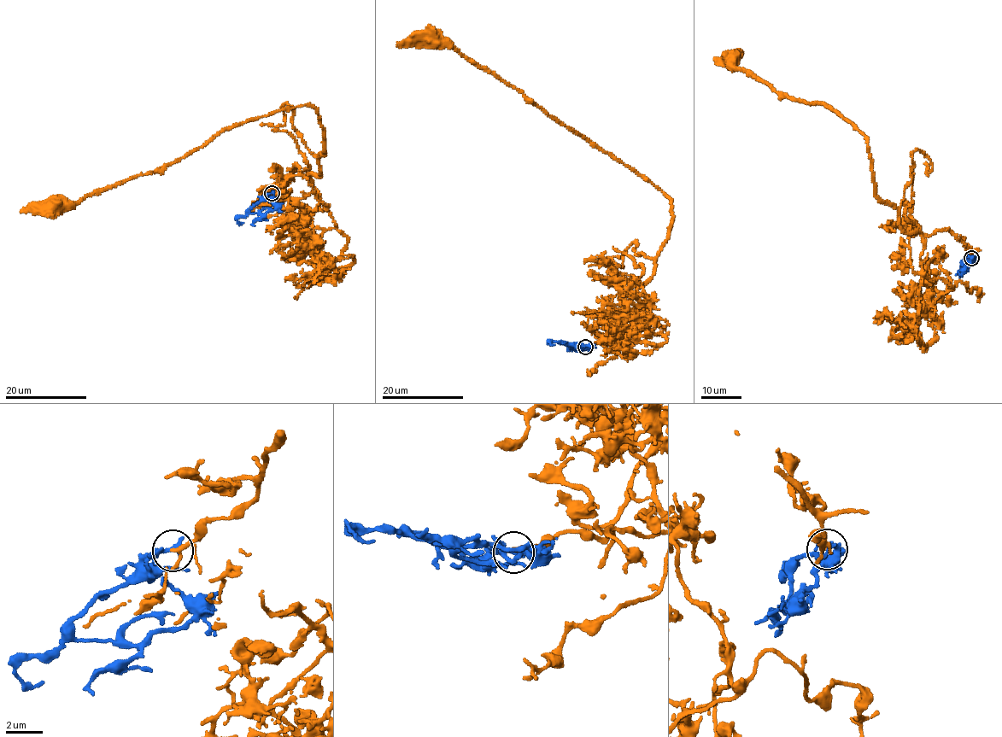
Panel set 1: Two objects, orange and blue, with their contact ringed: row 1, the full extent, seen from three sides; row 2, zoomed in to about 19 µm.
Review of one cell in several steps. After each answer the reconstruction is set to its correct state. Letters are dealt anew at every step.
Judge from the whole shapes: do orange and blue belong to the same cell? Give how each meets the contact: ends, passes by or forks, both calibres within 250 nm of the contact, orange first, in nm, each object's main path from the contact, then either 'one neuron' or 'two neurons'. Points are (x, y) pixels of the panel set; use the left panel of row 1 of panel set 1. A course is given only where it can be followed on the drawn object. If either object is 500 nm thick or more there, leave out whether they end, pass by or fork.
orange passes by; blue ends; calibres 160 and 320 nm; course orange (271, 194), (295, 165), (305, 177), (321, 173), (313, 107), (225, 127), (156, 170), (55, 205); course blue (272, 193), (266, 197), (272, 201), (275, 208), (260, 213), (263, 208), (272, 207); one neuron

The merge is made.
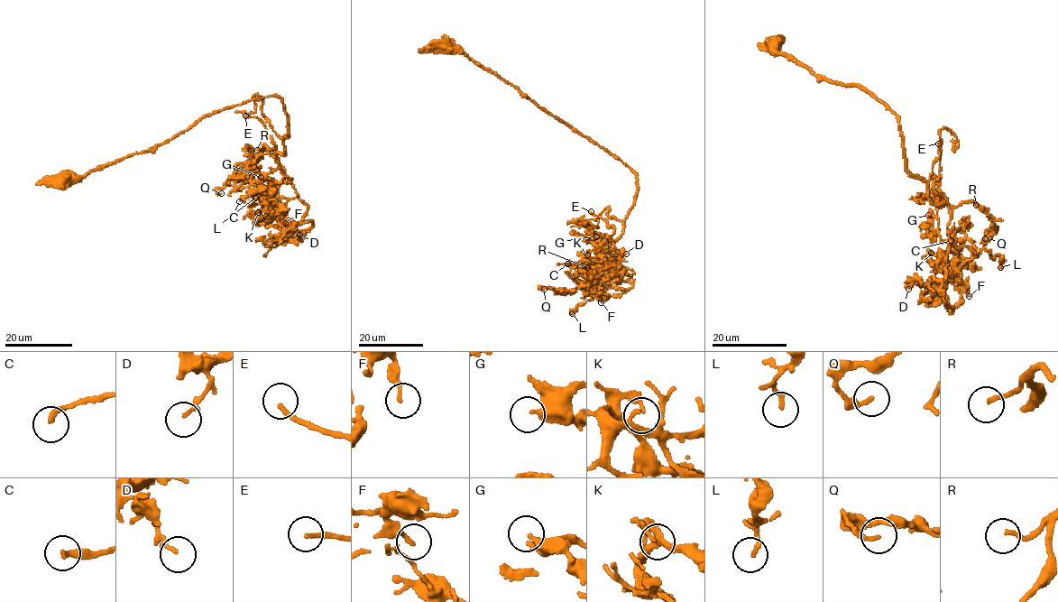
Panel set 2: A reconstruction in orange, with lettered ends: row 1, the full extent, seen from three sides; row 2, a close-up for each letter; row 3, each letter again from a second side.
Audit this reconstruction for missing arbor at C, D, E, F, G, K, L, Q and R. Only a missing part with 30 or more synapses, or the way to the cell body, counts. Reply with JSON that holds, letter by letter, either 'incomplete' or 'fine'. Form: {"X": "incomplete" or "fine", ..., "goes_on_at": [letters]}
{"C": "fine", "D": "fine", "E": "incomplete", "F": "fine", "G": "incomplete", "K": "fine", "L": "fine", "Q": "fine", "R": "incomplete", "goes_on_at": ["E", "G", "R"]}

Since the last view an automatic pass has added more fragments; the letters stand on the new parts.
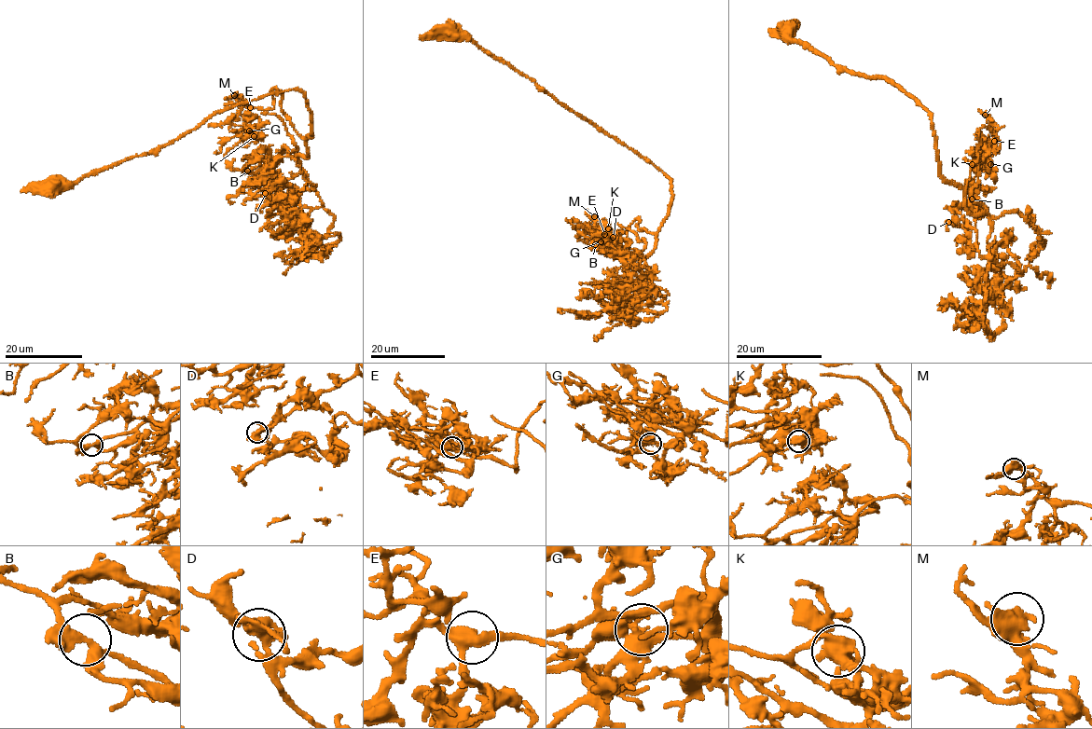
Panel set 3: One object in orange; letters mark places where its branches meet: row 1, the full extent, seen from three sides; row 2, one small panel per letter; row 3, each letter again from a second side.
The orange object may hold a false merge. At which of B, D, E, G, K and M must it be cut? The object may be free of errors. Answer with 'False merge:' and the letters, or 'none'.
False merge: none

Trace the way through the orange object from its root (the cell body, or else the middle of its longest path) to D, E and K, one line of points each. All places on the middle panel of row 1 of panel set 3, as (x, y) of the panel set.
D: (454, 32), (669, 177), (668, 214), (640, 263), (650, 280), (643, 259), (613, 237)
E: (454, 32), (465, 32), (669, 177), (671, 199), (656, 233), (640, 230), (637, 219), (626, 242), (605, 234)
K: (454, 32), (669, 177), (656, 233), (637, 219), (626, 242), (608, 228)

